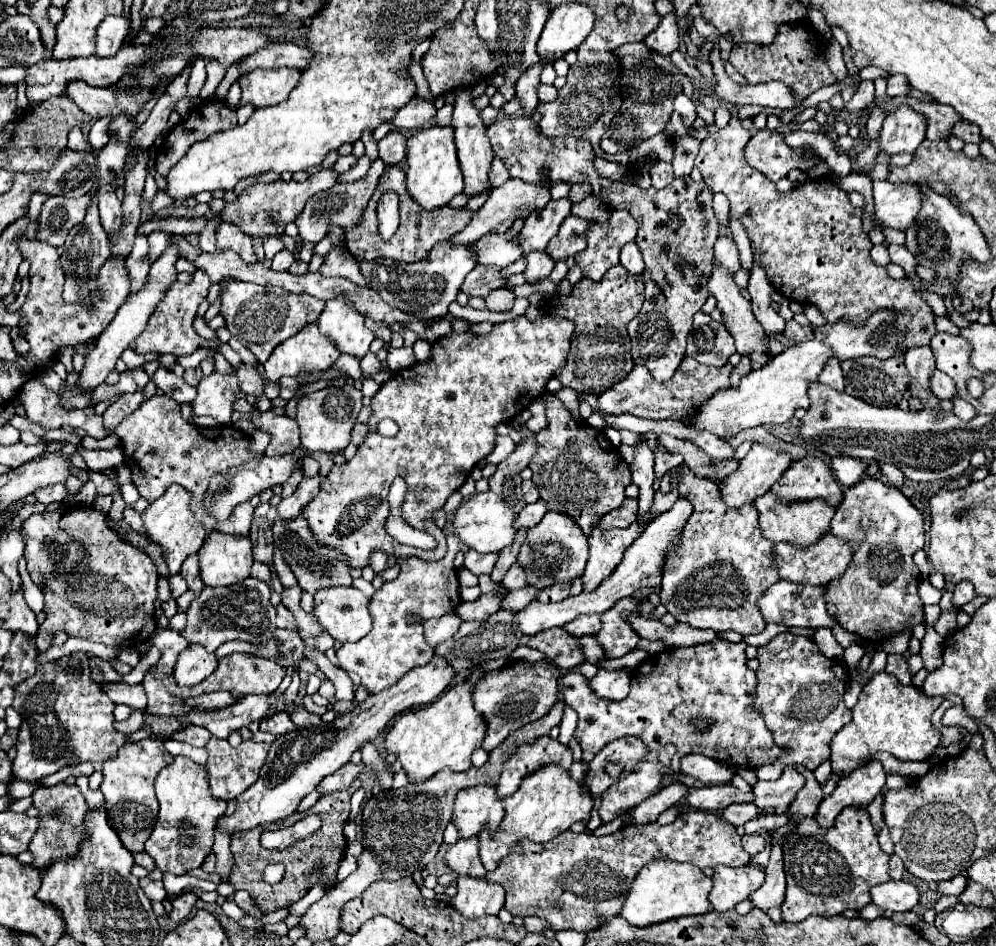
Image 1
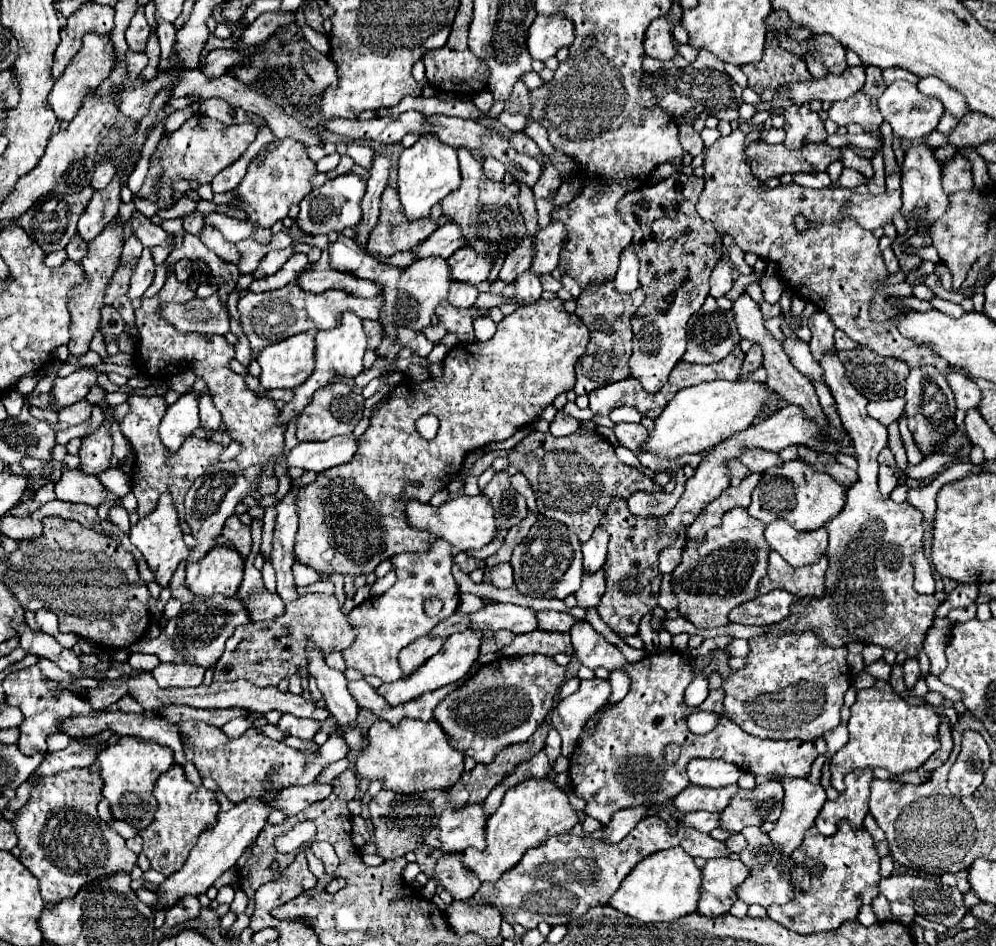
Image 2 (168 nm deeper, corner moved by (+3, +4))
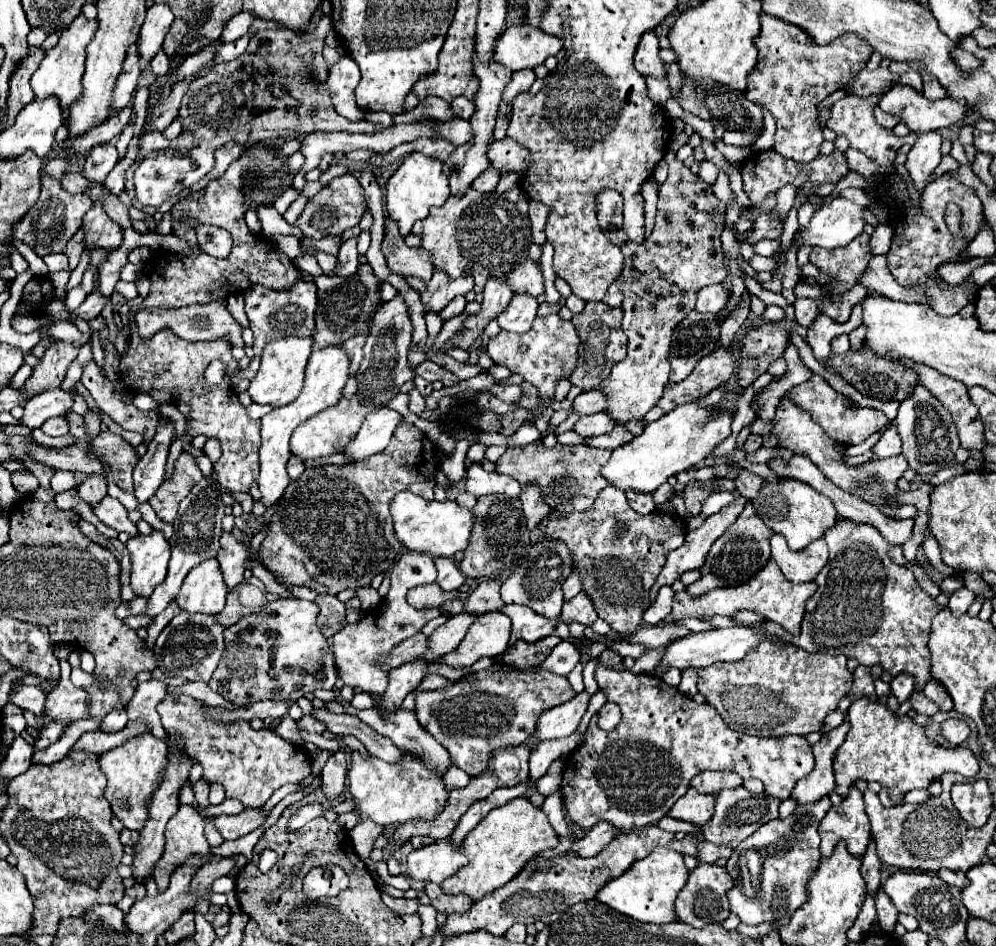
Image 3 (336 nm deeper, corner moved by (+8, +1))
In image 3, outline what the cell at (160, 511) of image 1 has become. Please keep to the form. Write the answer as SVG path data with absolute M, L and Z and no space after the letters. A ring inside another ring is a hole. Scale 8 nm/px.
M160 531L130 537L126 543L132 557L132 589L136 595L150 597L168 571L170 545Z

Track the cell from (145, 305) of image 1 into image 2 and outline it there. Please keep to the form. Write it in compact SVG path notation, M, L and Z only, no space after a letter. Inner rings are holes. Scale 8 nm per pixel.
M93 368L77 370L65 378L55 378L51 384L51 406L55 410L61 410L65 406L71 406L73 402L79 402L87 396L91 384L97 382L97 372Z

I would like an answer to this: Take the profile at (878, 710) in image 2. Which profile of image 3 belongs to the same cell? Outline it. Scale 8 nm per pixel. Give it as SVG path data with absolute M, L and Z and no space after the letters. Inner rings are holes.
M866 695L856 699L848 713L850 731L844 743L834 755L834 777L836 793L840 797L848 795L848 787L858 781L878 781L882 787L888 787L894 801L900 801L900 795L912 789L926 789L928 783L940 777L944 771L958 771L964 777L972 779L978 773L978 759L968 749L944 749L928 739L926 727L920 727L908 715L896 715L888 705L880 701L870 701Z

